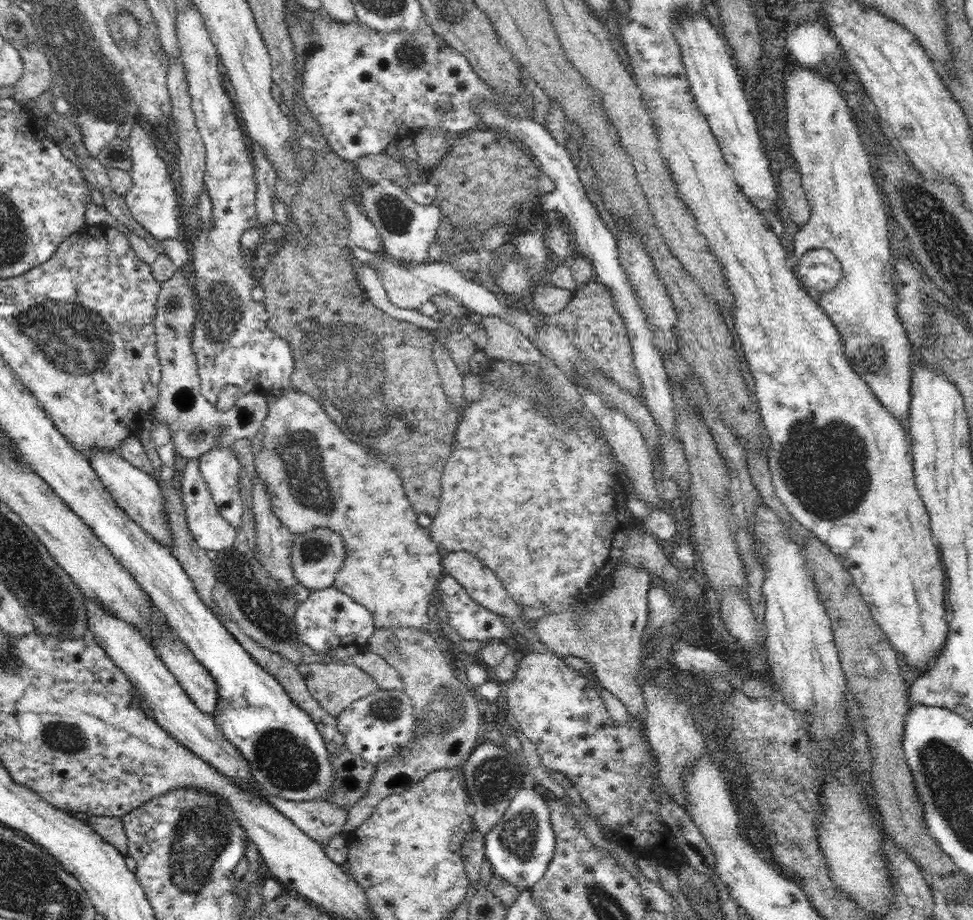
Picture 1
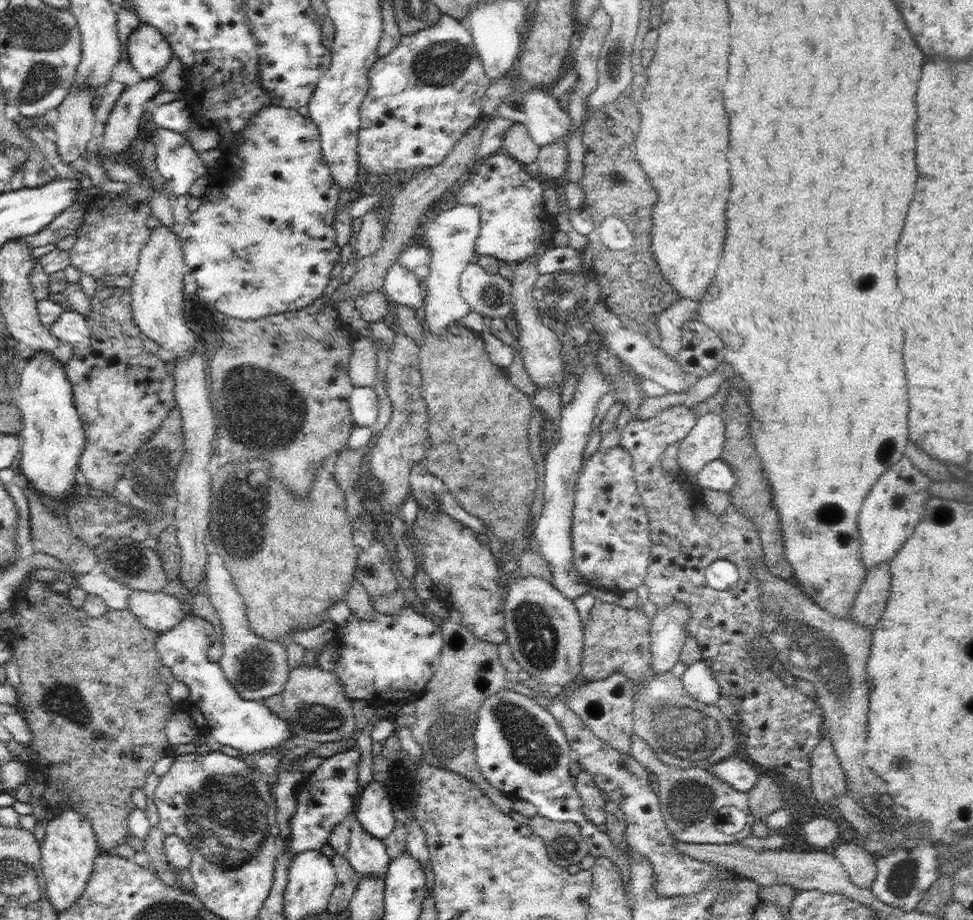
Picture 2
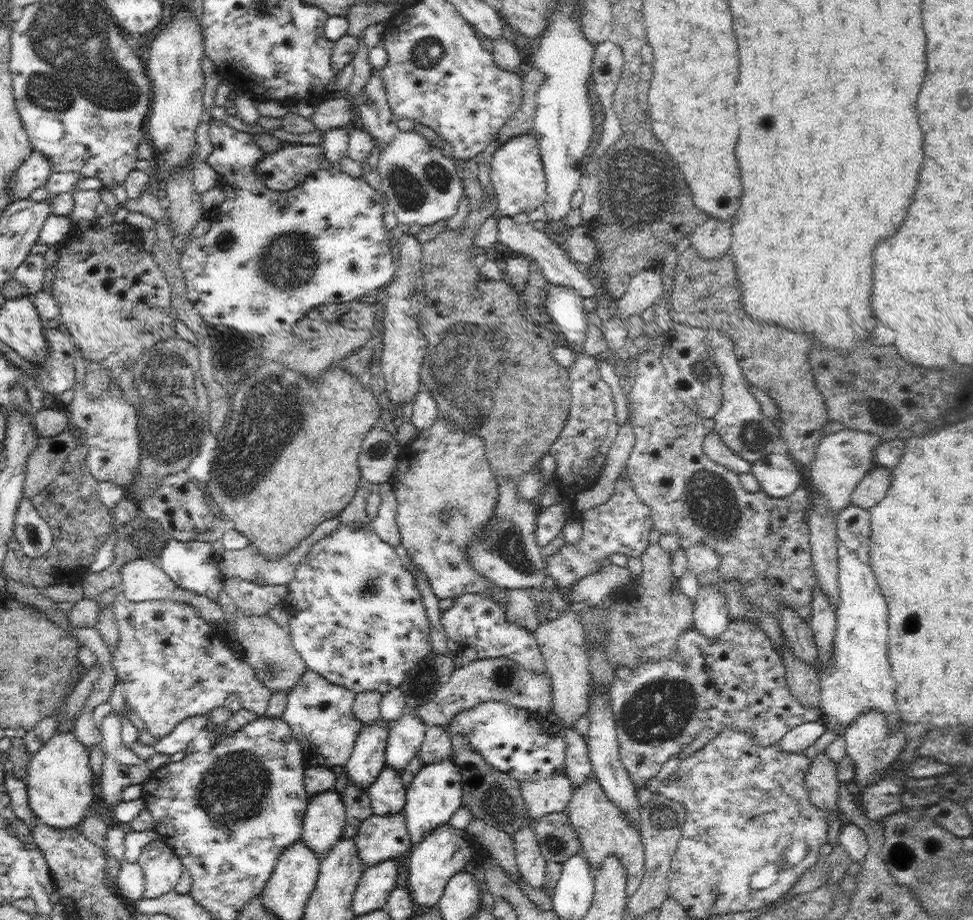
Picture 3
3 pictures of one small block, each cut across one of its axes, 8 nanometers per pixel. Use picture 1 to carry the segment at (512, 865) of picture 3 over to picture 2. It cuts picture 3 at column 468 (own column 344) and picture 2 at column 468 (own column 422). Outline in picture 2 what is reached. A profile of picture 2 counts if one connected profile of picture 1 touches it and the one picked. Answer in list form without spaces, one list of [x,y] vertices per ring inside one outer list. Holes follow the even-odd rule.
[[[454,615],[442,620],[439,626],[443,638],[443,647],[441,650],[441,663],[434,673],[434,676],[428,681],[428,684],[423,688],[423,691],[413,699],[416,706],[413,716],[416,719],[412,727],[412,735],[414,740],[421,746],[424,760],[435,767],[452,769],[460,773],[463,777],[469,778],[473,783],[476,783],[488,798],[506,814],[511,814],[513,799],[494,788],[485,776],[482,776],[480,767],[475,761],[475,723],[477,720],[478,709],[482,707],[482,701],[486,697],[507,689],[509,682],[506,679],[506,669],[504,664],[500,662],[498,656],[499,645],[492,644],[488,641],[476,639],[464,626],[459,619]]]

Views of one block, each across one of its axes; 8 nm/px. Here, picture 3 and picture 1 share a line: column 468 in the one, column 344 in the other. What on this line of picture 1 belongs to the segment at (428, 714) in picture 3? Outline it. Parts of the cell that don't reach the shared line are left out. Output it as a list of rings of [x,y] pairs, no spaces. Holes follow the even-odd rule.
[[[331,662],[328,664],[312,663],[297,665],[300,674],[306,681],[310,695],[332,716],[337,717],[344,708],[347,708],[352,702],[371,696],[380,688],[378,683],[370,674],[362,669],[350,664],[340,662]]]

